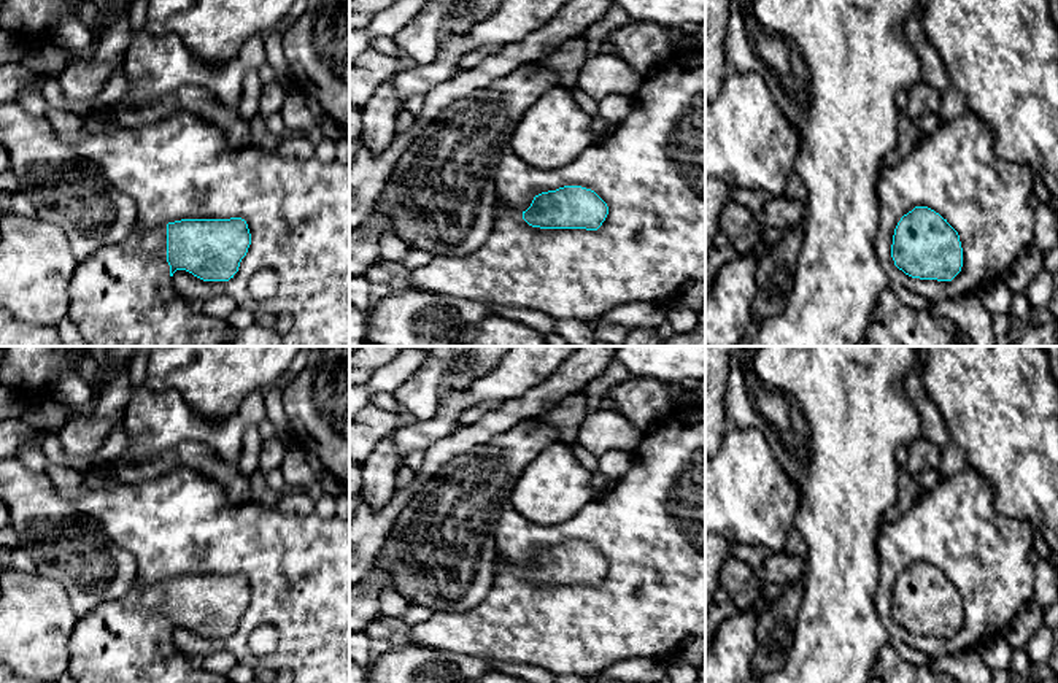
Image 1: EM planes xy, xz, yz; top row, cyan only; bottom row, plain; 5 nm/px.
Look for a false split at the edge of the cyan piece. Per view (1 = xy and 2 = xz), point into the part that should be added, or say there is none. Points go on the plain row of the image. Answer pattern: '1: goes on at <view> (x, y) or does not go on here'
1: goes on at xy (127, 640)
2: goes on at xz (501, 563)

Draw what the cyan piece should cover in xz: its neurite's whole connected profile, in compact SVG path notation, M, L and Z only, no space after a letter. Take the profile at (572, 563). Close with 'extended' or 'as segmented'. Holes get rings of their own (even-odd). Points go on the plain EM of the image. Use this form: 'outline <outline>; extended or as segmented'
outline M564 542L534 553L526 567L510 564L497 553L494 573L508 569L540 585L586 585L597 586L608 570L607 559L591 545Z; extended

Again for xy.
outline M241 573L181 575L140 588L79 616L68 672L78 683L230 683L195 669L172 643L176 626L229 637L251 600Z; extended

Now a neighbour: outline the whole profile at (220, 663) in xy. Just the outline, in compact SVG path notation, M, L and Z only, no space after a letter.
M214 653L205 656L202 669L216 673L227 675L238 664L237 658L230 653Z

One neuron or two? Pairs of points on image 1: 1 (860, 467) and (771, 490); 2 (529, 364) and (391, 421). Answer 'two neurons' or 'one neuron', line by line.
1: two neurons
2: two neurons

